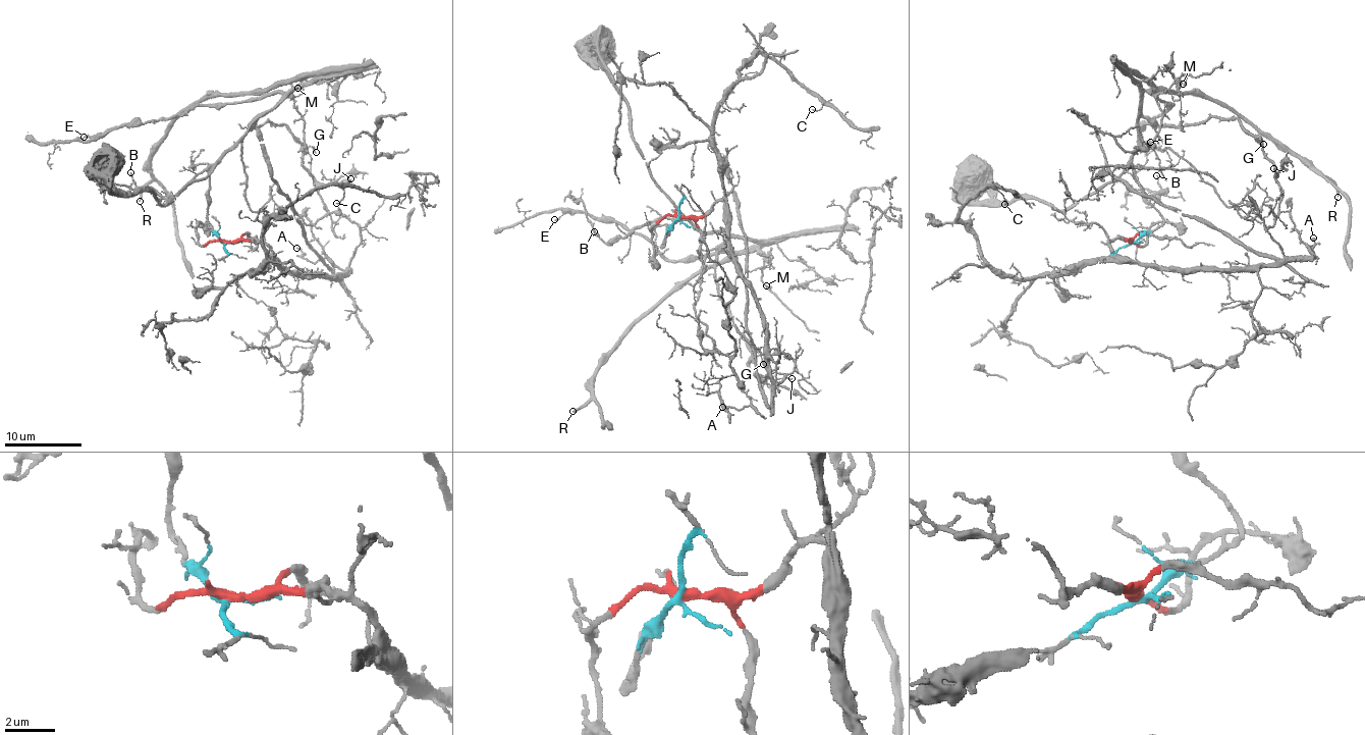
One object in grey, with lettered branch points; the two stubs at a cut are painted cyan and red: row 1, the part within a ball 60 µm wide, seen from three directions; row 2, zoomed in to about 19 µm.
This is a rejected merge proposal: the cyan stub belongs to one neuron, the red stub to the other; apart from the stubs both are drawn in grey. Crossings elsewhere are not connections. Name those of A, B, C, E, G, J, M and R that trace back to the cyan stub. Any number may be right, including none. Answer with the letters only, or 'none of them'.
B, E, G, J, M, R

